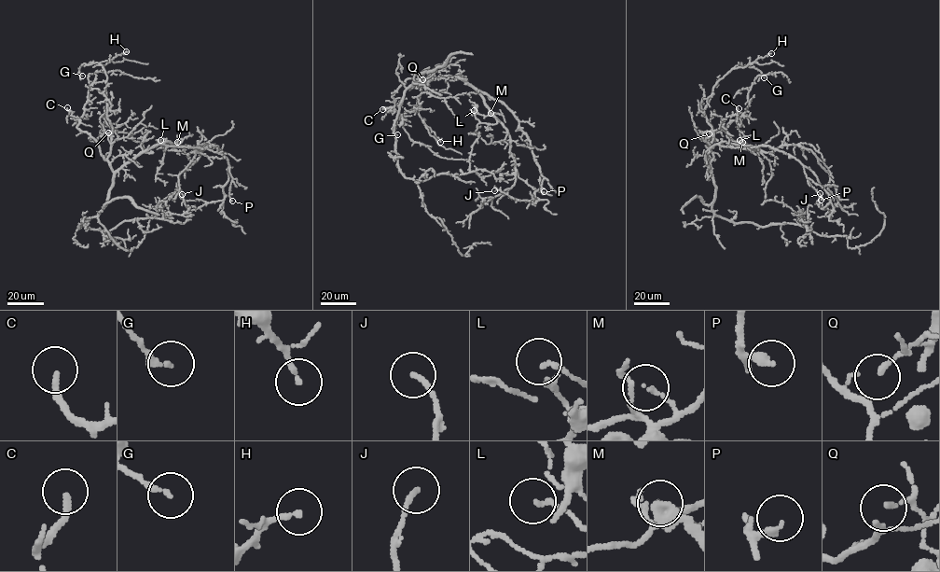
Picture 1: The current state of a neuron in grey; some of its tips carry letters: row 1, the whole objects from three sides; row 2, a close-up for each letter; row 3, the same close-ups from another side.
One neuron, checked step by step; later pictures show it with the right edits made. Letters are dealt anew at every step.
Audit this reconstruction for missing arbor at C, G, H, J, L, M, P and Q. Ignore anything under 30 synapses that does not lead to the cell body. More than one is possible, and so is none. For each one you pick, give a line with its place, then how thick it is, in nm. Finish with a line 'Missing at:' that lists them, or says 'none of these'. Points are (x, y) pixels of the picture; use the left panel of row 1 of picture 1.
Missing at: none of these

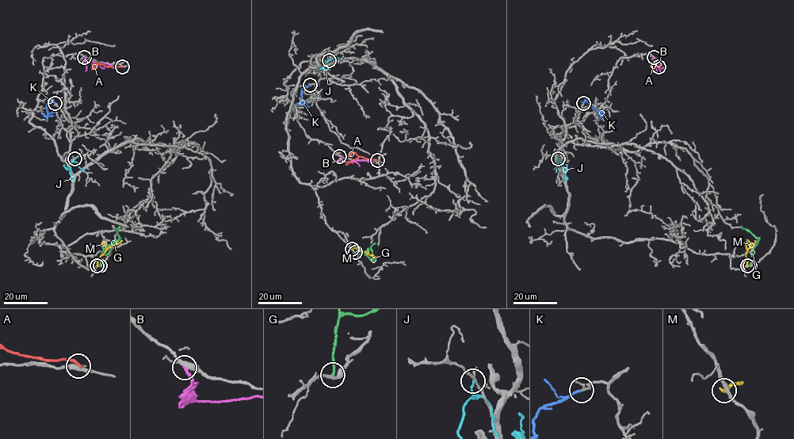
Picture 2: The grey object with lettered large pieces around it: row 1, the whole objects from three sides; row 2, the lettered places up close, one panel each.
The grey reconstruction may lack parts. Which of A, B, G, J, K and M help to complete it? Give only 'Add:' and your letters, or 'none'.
Add: K

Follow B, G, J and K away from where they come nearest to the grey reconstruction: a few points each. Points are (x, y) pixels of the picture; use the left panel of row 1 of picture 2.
B: (84, 57), (85, 61), (93, 60), (97, 64), (108, 63), (119, 73)
G: (100, 265), (101, 256), (108, 252), (120, 237), (116, 229), (120, 227)
J: (74, 158), (70, 163), (73, 181)
K: (55, 103), (49, 100), (47, 116), (41, 114)

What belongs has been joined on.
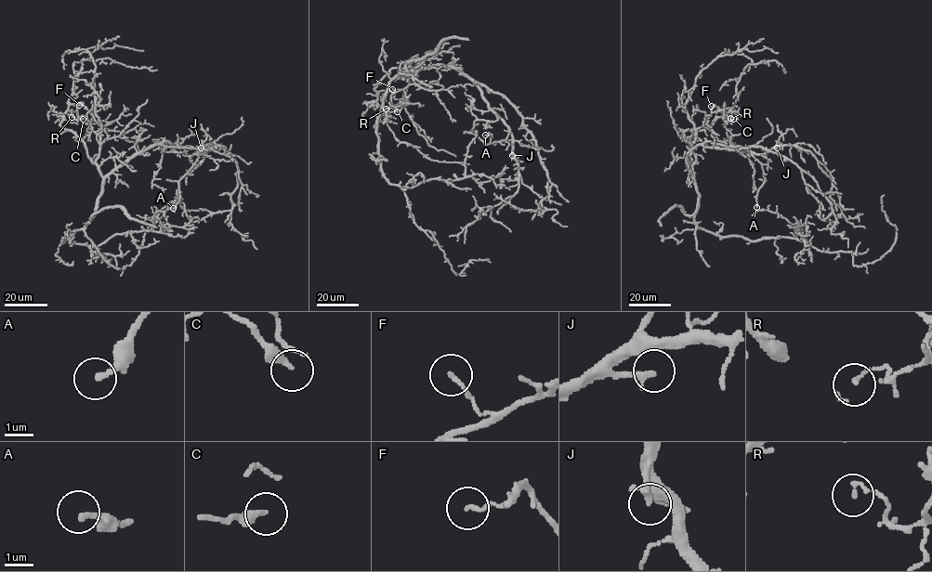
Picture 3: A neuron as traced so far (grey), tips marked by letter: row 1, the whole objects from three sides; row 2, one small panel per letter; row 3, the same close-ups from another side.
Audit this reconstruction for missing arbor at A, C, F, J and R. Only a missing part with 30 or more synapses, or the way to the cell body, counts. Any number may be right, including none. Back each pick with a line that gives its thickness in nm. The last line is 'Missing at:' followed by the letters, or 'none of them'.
A: 240 nm
J: 240 nm
Missing at: A, J

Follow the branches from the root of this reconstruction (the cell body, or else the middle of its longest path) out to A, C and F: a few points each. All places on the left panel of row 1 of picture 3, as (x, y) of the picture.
A: (98, 201), (109, 175), (167, 141), (194, 148), (198, 155), (178, 181), (179, 201), (173, 208)
C: (98, 201), (102, 175), (96, 159), (102, 126), (79, 103), (77, 118), (83, 119)
F: (98, 201), (102, 175), (96, 159), (102, 126), (84, 106), (79, 105)

